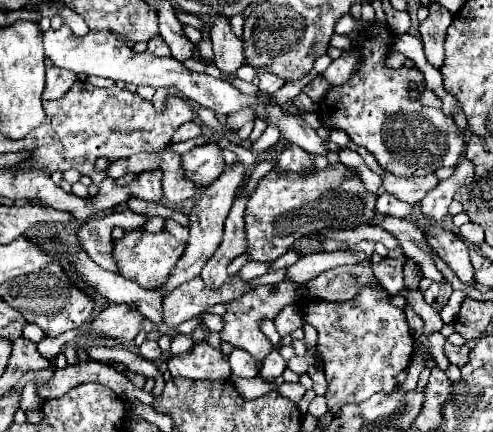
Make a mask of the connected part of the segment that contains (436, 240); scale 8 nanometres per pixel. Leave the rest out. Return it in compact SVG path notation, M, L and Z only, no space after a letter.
M424 226L428 242L436 248L438 256L452 268L458 280L466 286L474 286L474 270L468 258L468 244L458 242L458 236L452 230L442 226Z

